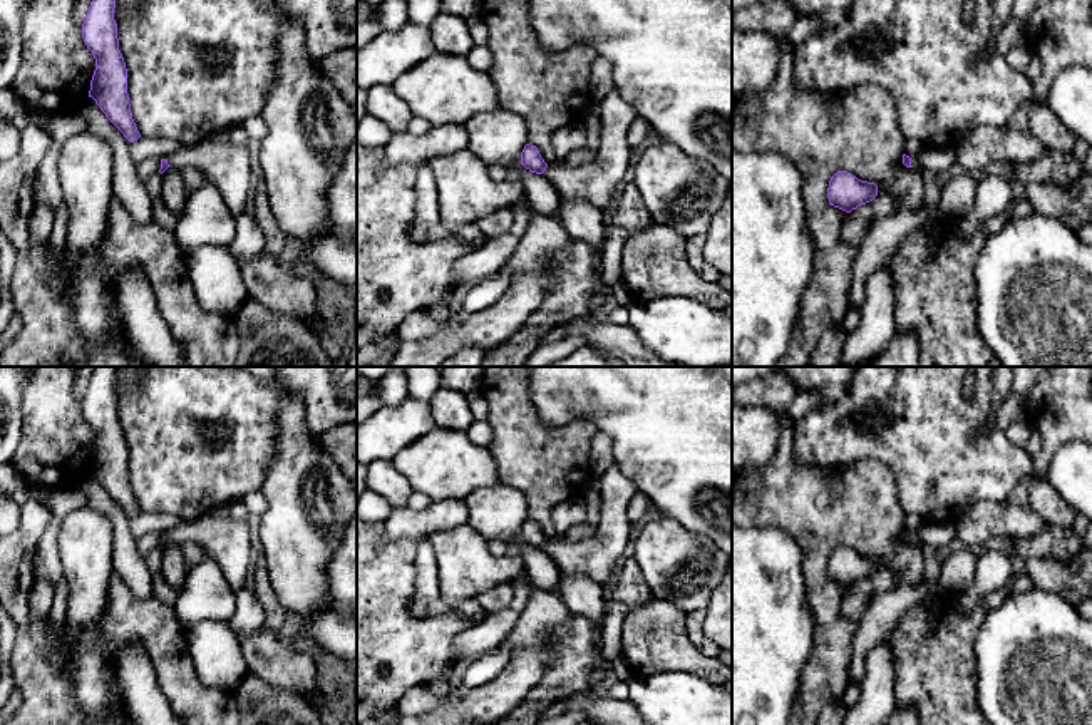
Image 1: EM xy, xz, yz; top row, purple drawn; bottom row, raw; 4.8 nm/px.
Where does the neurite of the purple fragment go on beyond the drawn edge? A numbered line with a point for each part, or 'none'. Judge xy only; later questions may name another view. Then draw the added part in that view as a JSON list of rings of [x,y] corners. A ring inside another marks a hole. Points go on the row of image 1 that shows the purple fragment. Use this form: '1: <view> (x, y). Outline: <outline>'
1: xy (226, 166). Outline: [[[204,139],[171,154],[167,164],[199,171],[206,184],[213,184],[223,194],[233,216],[248,208],[253,188],[246,146]]]

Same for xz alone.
1: xz (597, 183). Outline: [[[613,89],[601,100],[600,116],[601,137],[595,161],[581,166],[551,164],[543,176],[556,188],[561,199],[588,201],[608,214],[630,166],[631,147],[626,134],[638,114],[620,97],[618,89]]]

